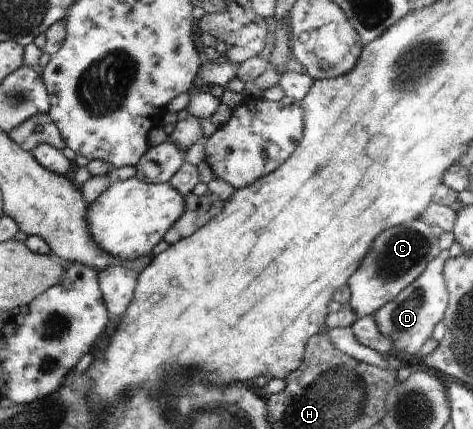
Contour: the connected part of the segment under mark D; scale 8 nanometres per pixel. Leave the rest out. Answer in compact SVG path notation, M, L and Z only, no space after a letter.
M442 250L437 259L409 288L404 289L399 296L394 297L394 300L373 314L380 332L392 339L393 353L406 351L417 355L420 347L430 339L434 325L445 317L446 305L449 305L449 293L446 293L444 268L448 257L451 257L449 251Z

